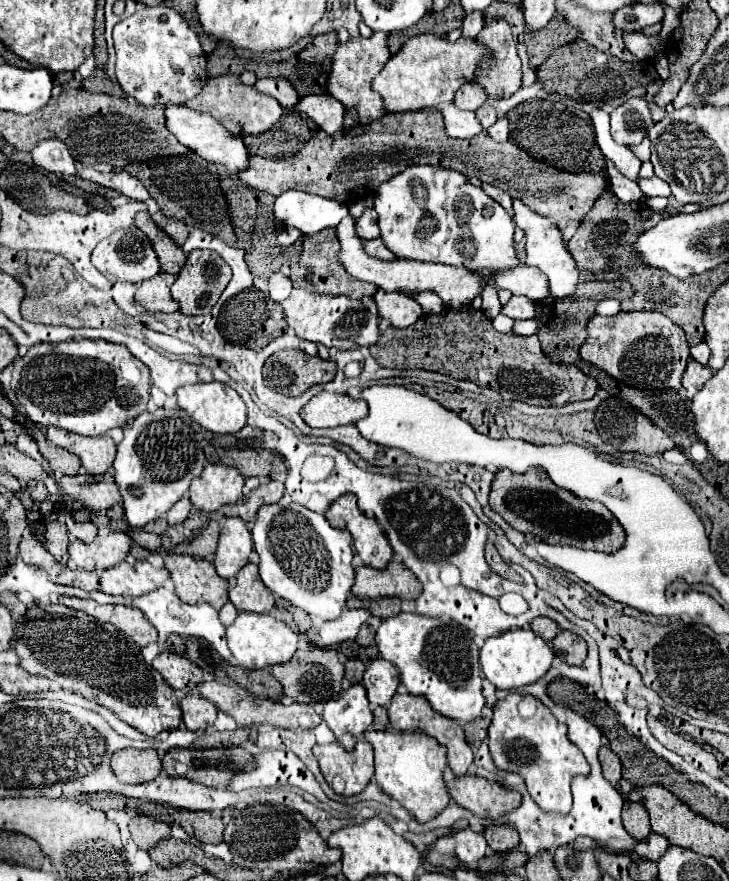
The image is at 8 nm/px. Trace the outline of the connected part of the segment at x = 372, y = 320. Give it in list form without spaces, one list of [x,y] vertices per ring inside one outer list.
[[[292,290],[292,294],[282,302],[286,322],[294,332],[310,342],[324,344],[328,348],[352,350],[356,346],[372,346],[380,338],[378,316],[374,316],[360,300],[334,294],[314,294],[306,290]]]

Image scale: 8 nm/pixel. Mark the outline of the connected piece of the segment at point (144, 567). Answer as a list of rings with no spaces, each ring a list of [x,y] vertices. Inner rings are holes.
[[[146,560],[136,562],[120,562],[112,568],[106,568],[100,574],[100,588],[108,594],[126,594],[140,596],[150,590],[160,588],[168,578],[166,568],[154,568]]]

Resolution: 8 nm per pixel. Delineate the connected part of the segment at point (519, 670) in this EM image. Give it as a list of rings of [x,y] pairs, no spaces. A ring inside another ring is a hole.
[[[530,628],[506,630],[504,634],[492,636],[486,640],[486,644],[480,650],[482,672],[486,680],[490,680],[500,690],[512,690],[512,688],[520,688],[530,682],[536,682],[548,672],[552,660],[554,660],[554,652],[550,644],[544,642],[538,634],[534,634]]]

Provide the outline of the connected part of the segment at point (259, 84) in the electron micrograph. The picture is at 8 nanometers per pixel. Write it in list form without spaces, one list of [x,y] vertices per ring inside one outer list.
[[[260,78],[256,80],[254,88],[262,94],[268,94],[268,96],[274,96],[282,108],[286,108],[288,112],[294,110],[294,104],[298,102],[298,94],[296,90],[292,88],[292,84],[284,78]]]

